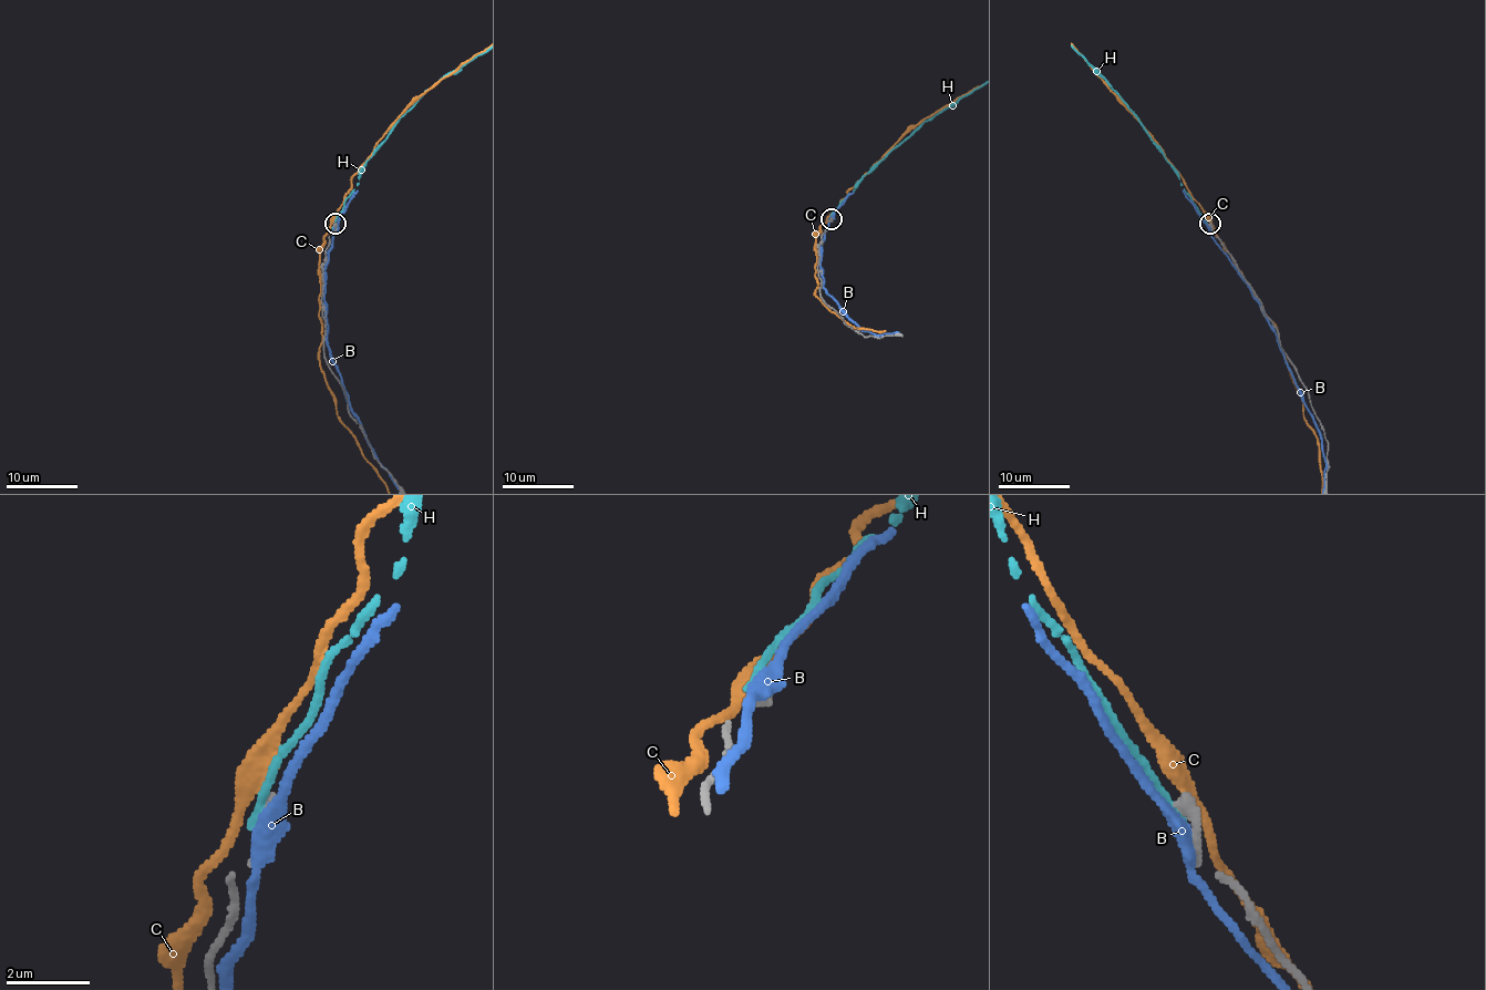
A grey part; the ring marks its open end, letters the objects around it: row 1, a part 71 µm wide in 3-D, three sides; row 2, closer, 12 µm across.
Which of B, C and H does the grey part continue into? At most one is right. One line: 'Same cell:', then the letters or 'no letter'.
Same cell: no letter

